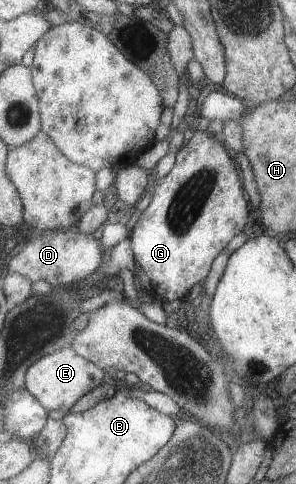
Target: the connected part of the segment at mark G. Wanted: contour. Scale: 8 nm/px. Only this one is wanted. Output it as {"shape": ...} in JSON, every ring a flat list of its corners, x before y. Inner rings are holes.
{"shape":[[207,131,193,132,188,144,178,151,171,171,157,182,150,204,132,229,130,241,136,263,148,276,151,294,154,294,158,304,184,300,193,285,207,279,211,265,225,251,229,241,247,225,251,207,248,197,245,197,240,169,232,154,218,135]]}

